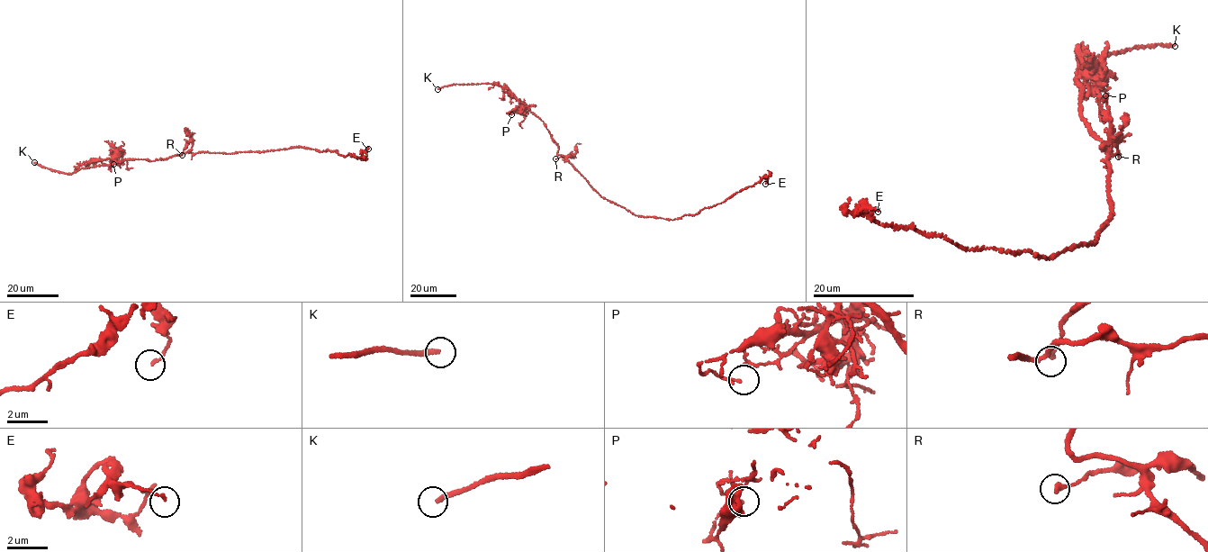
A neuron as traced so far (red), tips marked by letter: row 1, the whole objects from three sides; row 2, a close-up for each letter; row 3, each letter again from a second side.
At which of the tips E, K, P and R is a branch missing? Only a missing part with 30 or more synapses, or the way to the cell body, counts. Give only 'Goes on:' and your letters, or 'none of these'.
Goes on: K

